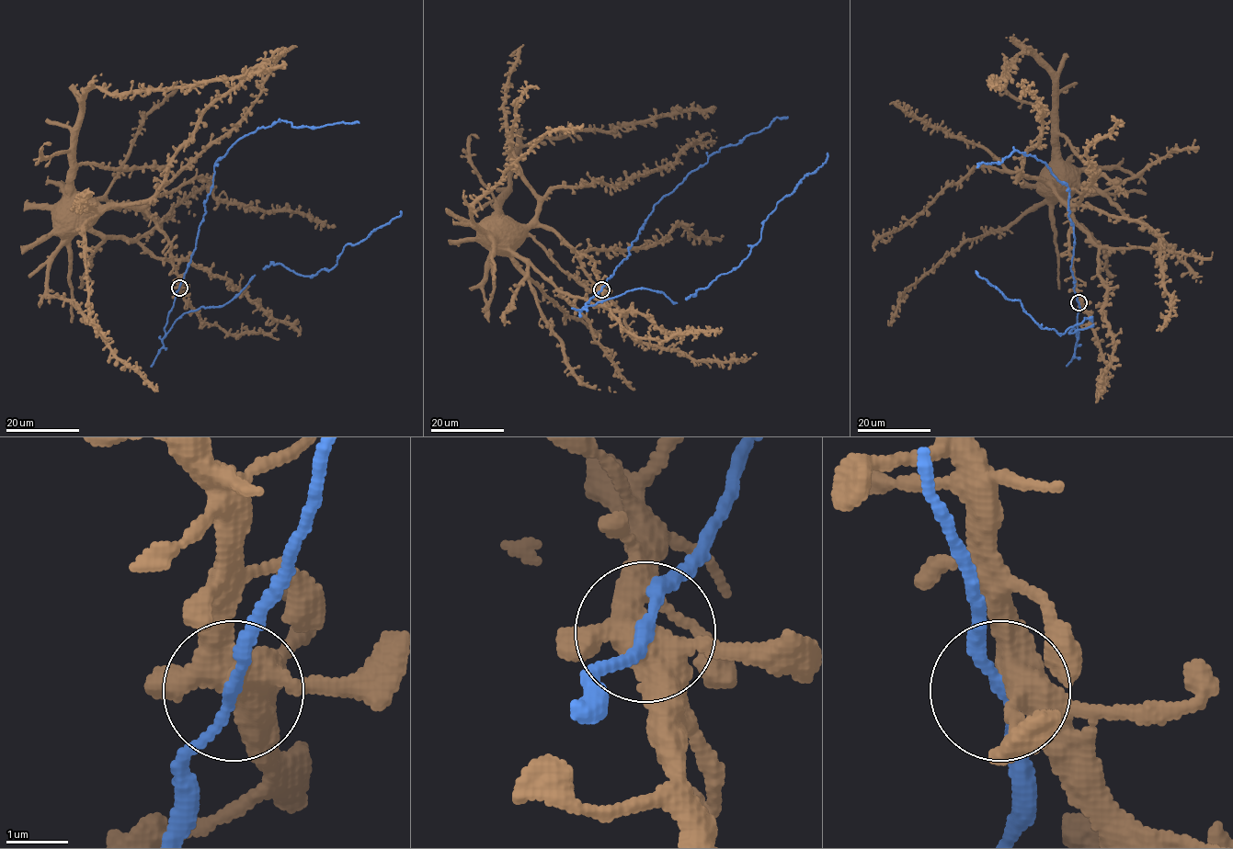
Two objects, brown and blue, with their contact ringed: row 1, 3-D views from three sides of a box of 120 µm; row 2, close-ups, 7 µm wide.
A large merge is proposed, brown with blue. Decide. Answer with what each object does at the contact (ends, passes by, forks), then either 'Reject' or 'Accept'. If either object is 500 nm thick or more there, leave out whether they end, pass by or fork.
At the ring brown forks. At the ring blue passes by. Accept

